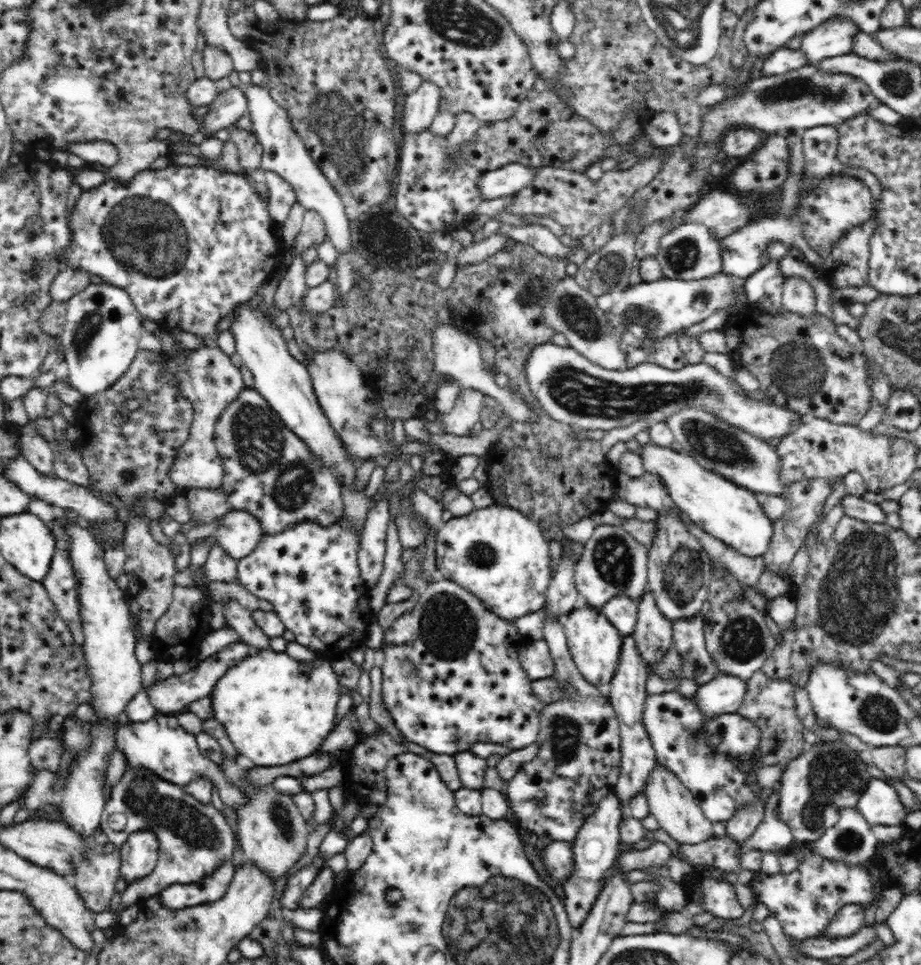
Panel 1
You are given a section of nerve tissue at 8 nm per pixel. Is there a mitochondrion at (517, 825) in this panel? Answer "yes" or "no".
no

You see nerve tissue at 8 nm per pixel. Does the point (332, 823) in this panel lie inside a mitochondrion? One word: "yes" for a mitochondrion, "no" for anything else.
no

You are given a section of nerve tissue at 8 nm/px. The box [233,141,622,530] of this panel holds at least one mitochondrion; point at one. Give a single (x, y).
(577, 315)

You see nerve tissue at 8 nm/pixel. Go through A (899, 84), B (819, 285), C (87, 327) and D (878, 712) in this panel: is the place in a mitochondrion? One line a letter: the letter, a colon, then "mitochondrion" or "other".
A: mitochondrion
B: other
C: mitochondrion
D: mitochondrion

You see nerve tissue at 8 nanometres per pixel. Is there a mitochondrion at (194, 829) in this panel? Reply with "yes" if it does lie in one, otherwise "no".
yes

